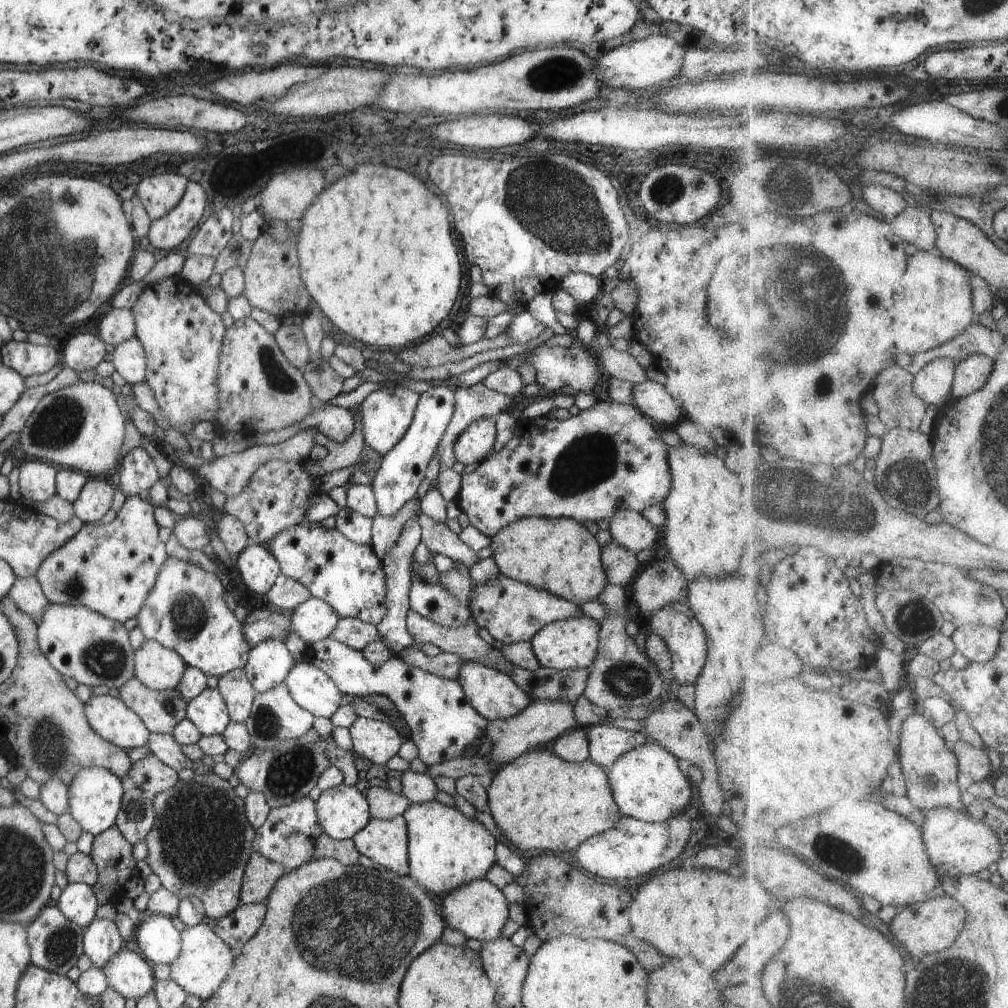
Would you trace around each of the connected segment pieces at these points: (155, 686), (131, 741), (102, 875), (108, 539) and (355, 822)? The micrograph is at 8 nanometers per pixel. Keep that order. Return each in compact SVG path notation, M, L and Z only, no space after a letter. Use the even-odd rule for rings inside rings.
M146 639L139 650L134 650L134 676L152 690L177 688L186 666L177 652L156 640Z
M93 695L84 704L84 714L100 738L124 750L146 746L148 742L151 732L144 726L140 716L119 698Z
M116 825L104 830L94 838L94 844L90 851L90 858L96 865L98 876L96 882L92 884L92 890L96 895L99 905L106 903L115 904L123 894L123 886L132 878L138 877L138 861L132 856L133 846L122 836Z
M139 495L126 497L116 518L108 524L83 524L64 546L58 547L38 566L34 576L52 604L86 606L106 618L124 624L142 610L168 554L158 537L155 506Z
M344 783L324 790L315 807L322 832L336 840L352 839L371 819L363 792Z

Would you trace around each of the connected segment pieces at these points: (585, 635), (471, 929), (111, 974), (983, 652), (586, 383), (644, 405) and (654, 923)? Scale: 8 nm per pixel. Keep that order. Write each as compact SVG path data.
M587 616L566 618L544 625L532 637L534 654L542 667L556 670L576 670L576 668L590 668L597 655L601 622Z
M484 878L464 884L464 886L452 890L450 894L442 896L441 914L448 928L459 930L470 940L473 938L486 942L501 936L502 928L508 922L509 906L502 891Z
M124 949L112 954L102 969L108 986L125 999L142 998L153 992L156 986L153 963L147 961L139 951Z
M970 624L957 627L952 637L958 650L972 662L987 663L993 661L1001 650L1003 633L999 627Z
M546 342L524 352L524 360L518 364L518 370L521 366L530 366L536 372L535 383L548 392L557 393L563 386L570 386L577 392L593 392L598 381L602 377L599 372L596 356L592 355L588 347L580 342L574 343L570 347L549 346Z
M647 379L634 385L634 407L662 426L674 427L683 417L671 394L658 382Z
M668 870L664 874L656 874L632 891L628 916L630 934L654 946L654 950L658 950L664 957L680 960L686 955L694 956L710 972L720 970L728 960L734 958L742 946L742 940L748 938L748 928L754 928L756 940L756 928L770 916L770 908L776 902L759 878L734 878L716 870Z

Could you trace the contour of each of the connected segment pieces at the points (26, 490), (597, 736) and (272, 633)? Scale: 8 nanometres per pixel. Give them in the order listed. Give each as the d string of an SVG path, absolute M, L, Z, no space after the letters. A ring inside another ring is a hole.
M28 461L18 472L19 491L23 500L46 502L55 495L59 468L44 461Z
M606 723L586 728L589 760L607 769L626 752L646 743L644 733L620 729Z
M256 609L250 612L242 623L244 638L250 646L256 646L262 640L280 638L286 640L290 634L294 634L294 626L290 617L284 616L274 610Z

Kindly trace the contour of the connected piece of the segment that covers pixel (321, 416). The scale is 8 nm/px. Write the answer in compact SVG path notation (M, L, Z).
M326 406L314 410L312 416L304 418L305 428L316 428L317 432L322 432L330 440L342 444L346 442L352 432L354 432L354 416L350 409L340 406Z

